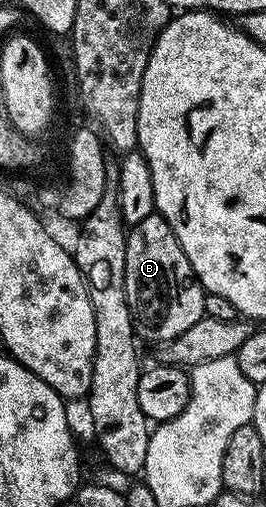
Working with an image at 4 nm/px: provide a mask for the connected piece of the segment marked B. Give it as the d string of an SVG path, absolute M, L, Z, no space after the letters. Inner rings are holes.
M158 213L145 215L142 221L138 221L128 231L128 244L126 245L126 301L130 305L130 313L132 314L132 324L136 330L137 340L143 341L144 339L151 345L163 345L170 342L171 339L177 339L182 333L186 333L186 329L190 329L190 325L194 325L194 321L205 318L204 314L204 286L201 285L196 279L194 269L190 265L190 261L186 257L186 253L182 249L182 245L178 245L178 237L174 233L174 229L170 229L170 225Z

